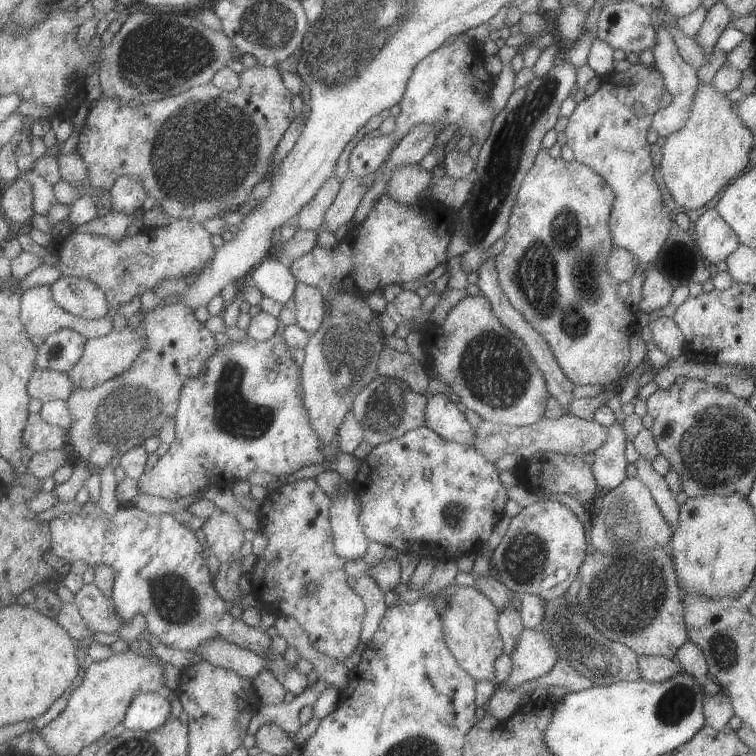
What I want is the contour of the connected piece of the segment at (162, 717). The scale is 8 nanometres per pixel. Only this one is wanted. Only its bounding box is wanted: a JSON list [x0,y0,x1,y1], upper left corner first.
[123,692,171,733]

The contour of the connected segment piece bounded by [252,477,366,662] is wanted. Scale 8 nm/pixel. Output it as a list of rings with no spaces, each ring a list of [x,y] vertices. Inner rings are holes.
[[[315,477],[306,478],[296,480],[294,482],[287,483],[278,489],[272,490],[269,495],[262,501],[261,503],[261,514],[259,514],[259,518],[261,518],[261,524],[263,524],[263,530],[265,530],[265,535],[267,538],[267,547],[259,557],[257,564],[253,568],[253,576],[257,578],[257,582],[255,582],[255,586],[257,586],[257,590],[261,592],[259,596],[261,596],[261,600],[263,602],[267,602],[268,607],[277,615],[277,616],[292,616],[296,618],[301,626],[307,631],[307,634],[311,637],[311,640],[315,643],[315,646],[322,650],[325,654],[332,656],[333,658],[339,659],[341,662],[359,646],[359,642],[362,641],[362,626],[366,620],[366,599],[364,599],[353,587],[349,586],[349,582],[347,582],[347,570],[345,570],[345,562],[347,559],[345,557],[341,557],[337,554],[336,544],[334,539],[334,530],[332,529],[332,524],[330,521],[330,508],[333,504],[333,501],[325,492],[323,488],[319,486],[319,482],[315,479]],[[309,582],[314,582],[317,586],[317,590],[311,596],[303,596],[303,588],[309,584]]]

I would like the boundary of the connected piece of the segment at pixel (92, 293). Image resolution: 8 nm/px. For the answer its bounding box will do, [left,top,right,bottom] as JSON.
[50,275,111,319]

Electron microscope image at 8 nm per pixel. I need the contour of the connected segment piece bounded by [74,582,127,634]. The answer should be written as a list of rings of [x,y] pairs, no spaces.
[[[94,582],[83,585],[74,595],[74,602],[79,607],[82,617],[94,634],[96,632],[108,633],[116,631],[117,628],[121,628],[122,624],[127,624],[116,609],[115,601],[103,594],[103,591]]]

